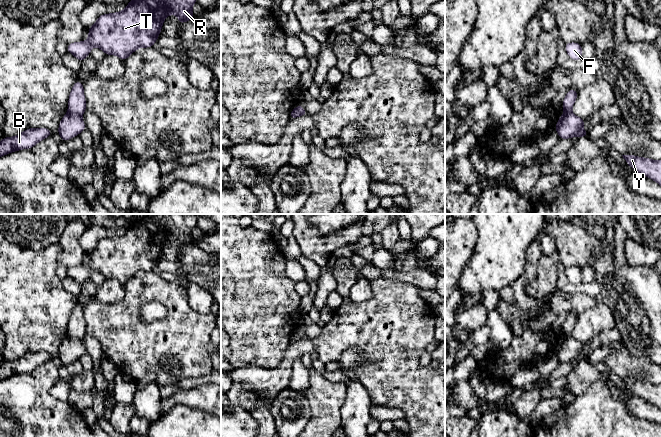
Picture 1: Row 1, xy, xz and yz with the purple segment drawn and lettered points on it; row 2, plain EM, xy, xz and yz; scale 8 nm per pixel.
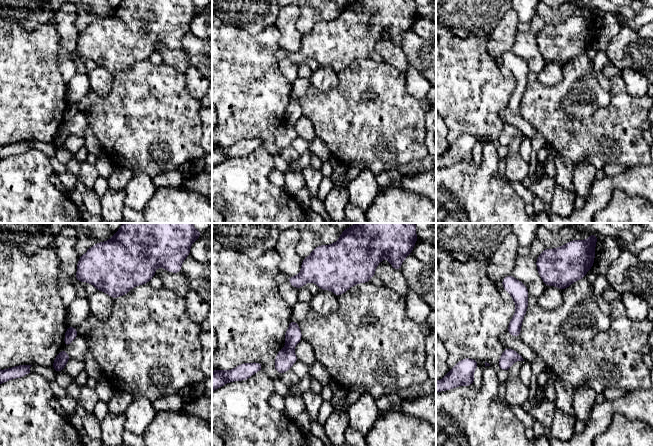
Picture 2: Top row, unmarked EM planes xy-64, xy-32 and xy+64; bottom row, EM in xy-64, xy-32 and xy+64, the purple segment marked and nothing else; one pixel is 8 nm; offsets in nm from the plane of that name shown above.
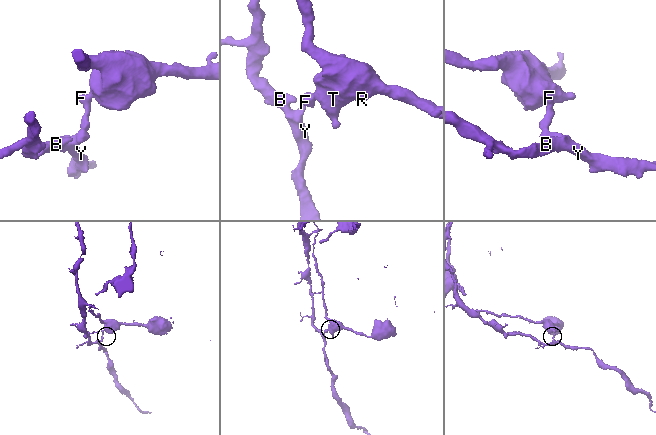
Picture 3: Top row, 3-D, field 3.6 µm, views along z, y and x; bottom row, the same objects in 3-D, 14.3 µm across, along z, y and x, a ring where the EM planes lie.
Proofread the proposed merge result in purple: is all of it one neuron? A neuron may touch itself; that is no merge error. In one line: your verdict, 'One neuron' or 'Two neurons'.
Two neurons

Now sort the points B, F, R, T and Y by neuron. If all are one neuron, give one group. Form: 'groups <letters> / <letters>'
groups B Y / F R T

